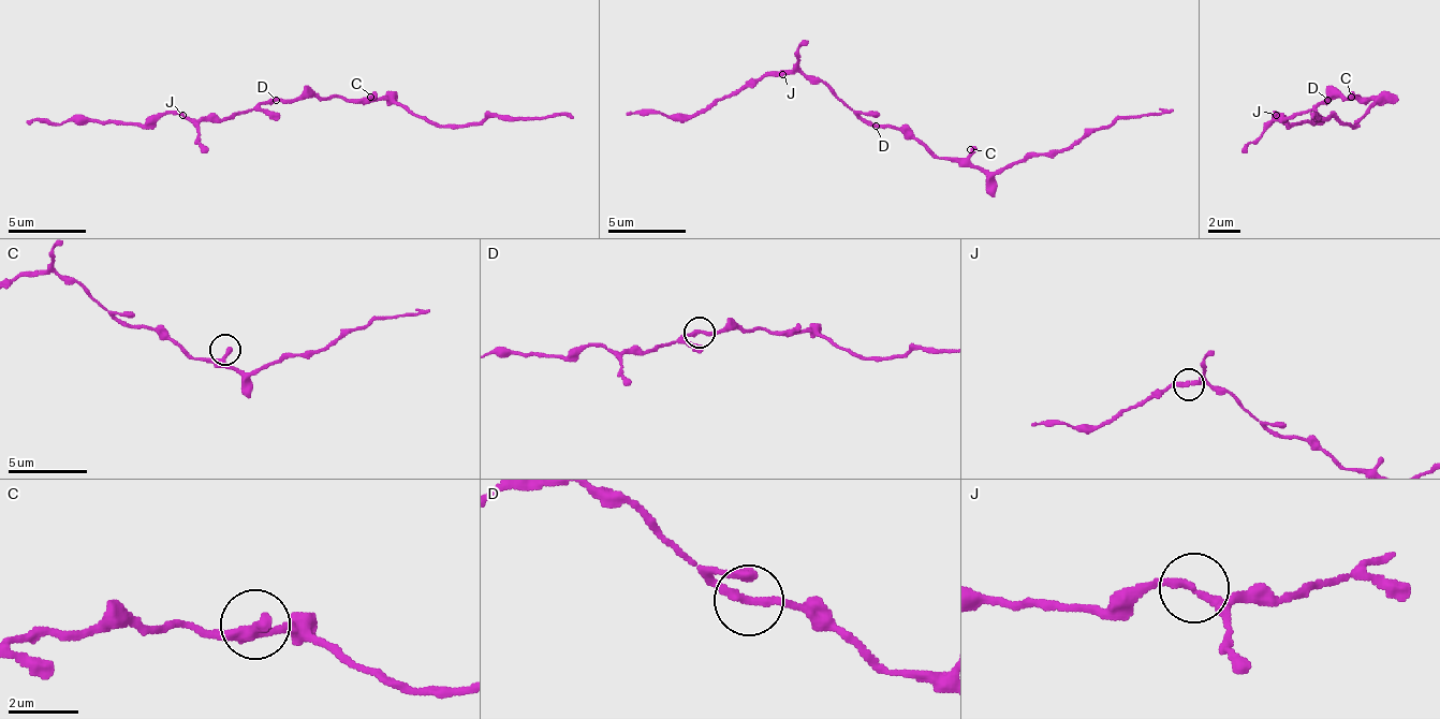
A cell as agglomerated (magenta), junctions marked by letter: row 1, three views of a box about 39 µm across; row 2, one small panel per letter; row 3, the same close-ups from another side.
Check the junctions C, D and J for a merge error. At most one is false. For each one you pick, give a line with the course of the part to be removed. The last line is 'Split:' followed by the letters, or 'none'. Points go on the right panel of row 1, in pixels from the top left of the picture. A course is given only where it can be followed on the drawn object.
Split: none

